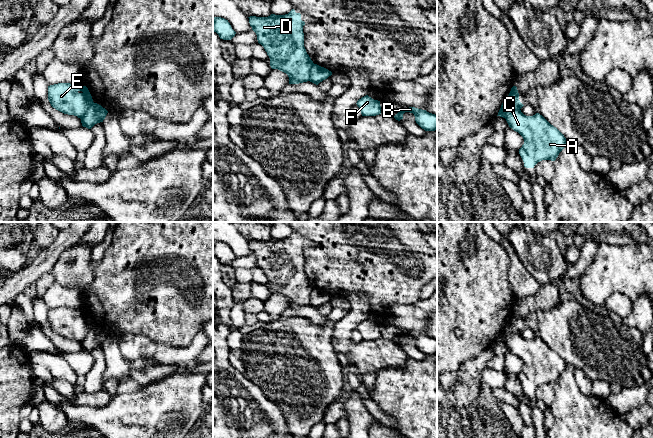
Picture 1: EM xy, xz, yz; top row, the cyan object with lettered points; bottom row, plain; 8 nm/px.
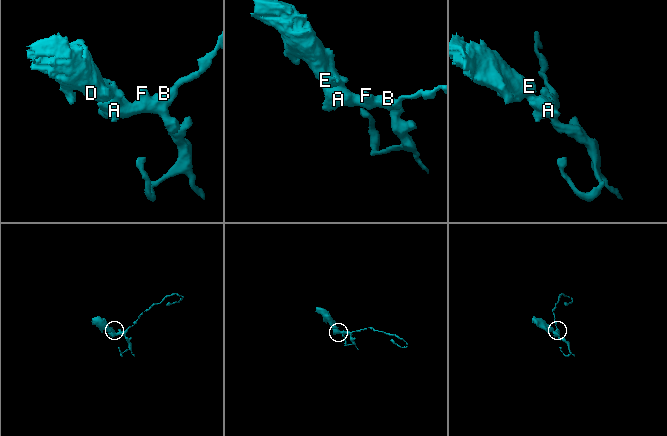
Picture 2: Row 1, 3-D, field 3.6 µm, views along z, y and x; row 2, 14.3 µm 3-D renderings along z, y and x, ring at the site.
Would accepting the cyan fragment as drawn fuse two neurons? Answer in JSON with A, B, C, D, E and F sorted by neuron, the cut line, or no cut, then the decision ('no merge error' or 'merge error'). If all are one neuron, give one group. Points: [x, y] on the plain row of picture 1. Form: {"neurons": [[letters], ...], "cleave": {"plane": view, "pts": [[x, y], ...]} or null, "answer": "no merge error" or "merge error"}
{"neurons": [["A", "B", "C", "F"], ["D", "E"]], "cleave": {"plane": "yz", "pts": [[519, 333], [511, 333], [504, 341]]}, "answer": "merge error"}

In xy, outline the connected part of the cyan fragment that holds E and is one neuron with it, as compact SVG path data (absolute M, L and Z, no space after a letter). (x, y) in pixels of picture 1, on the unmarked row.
M58 307L48 310L48 324L53 332L82 342L94 327L86 310Z

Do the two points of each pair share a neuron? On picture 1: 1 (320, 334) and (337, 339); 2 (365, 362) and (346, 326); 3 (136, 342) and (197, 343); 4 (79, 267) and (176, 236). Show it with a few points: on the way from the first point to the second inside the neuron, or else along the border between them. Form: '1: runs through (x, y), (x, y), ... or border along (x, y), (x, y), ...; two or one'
1: border along (343, 316), (333, 325), (332, 348), (335, 352); two
2: runs through (356, 353), (346, 343), (346, 335); one
3: runs through (151, 350), (160, 353), (182, 353); one
4: border along (91, 259), (89, 267), (93, 280), (83, 287); two

